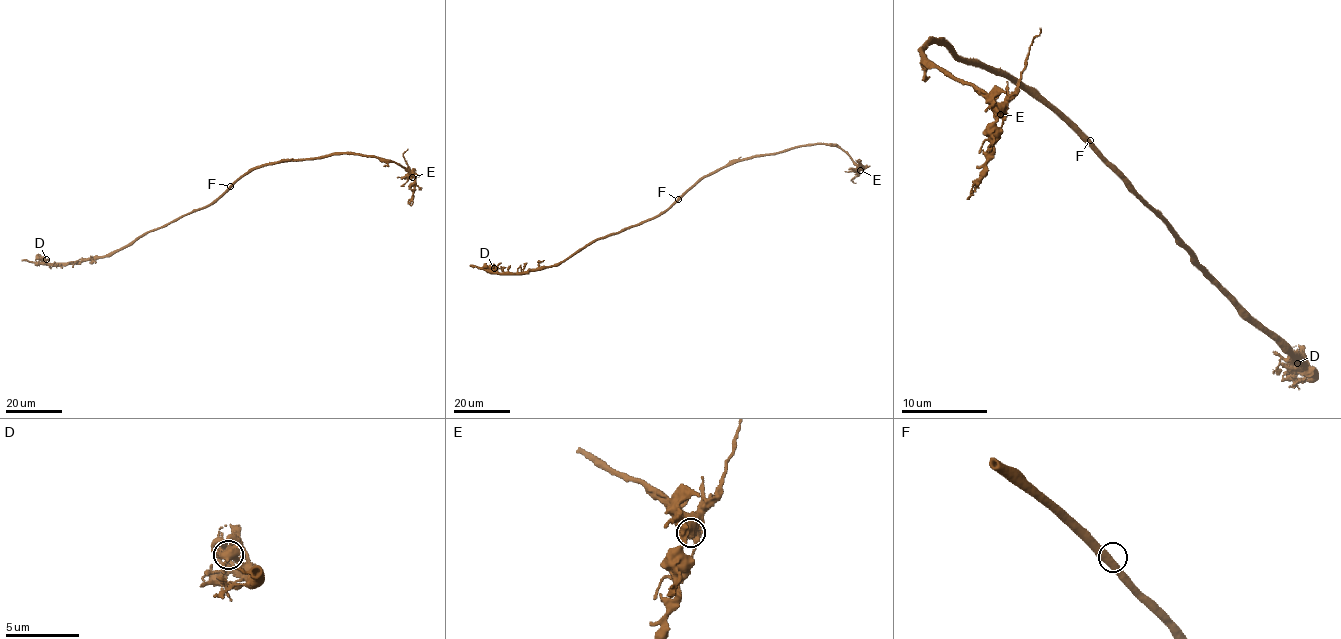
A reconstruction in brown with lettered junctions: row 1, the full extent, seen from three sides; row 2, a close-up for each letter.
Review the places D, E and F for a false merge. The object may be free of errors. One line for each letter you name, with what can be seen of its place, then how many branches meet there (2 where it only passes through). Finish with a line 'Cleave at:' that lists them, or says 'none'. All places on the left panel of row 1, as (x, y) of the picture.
Cleave at: none

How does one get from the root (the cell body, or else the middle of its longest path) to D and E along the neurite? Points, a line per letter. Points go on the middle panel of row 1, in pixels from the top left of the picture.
D: (679, 198), (657, 215), (595, 240), (553, 265), (514, 273), (495, 273), (494, 268)
E: (679, 198), (705, 177), (737, 161), (799, 146), (820, 144), (838, 146), (860, 170)

